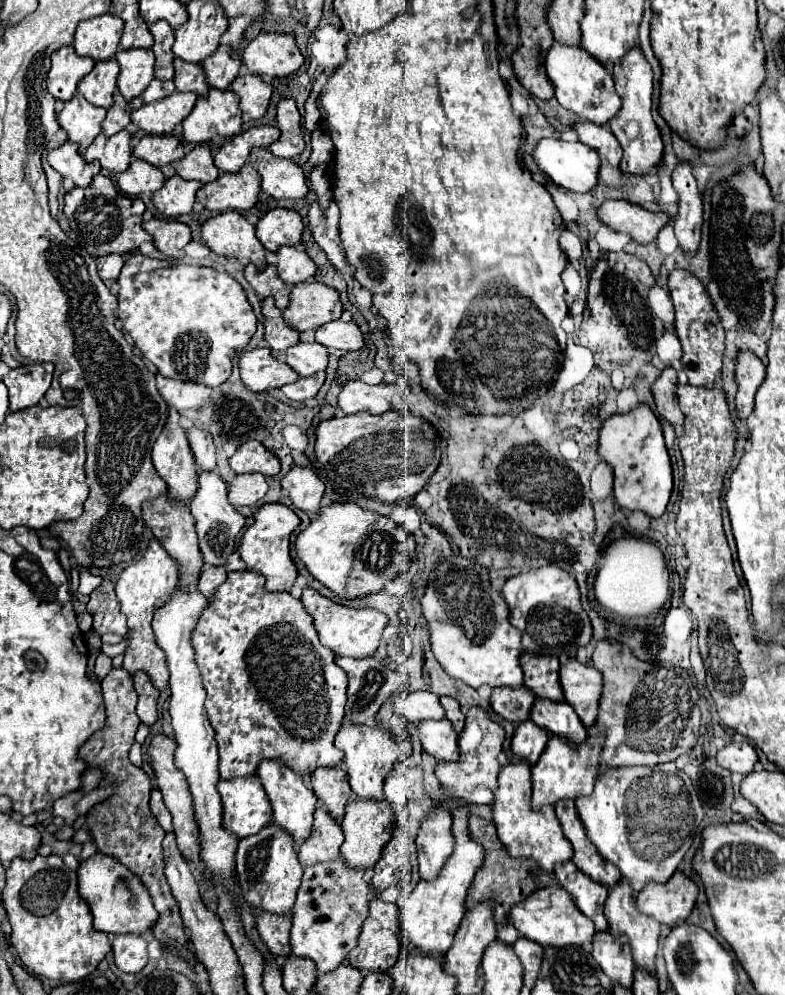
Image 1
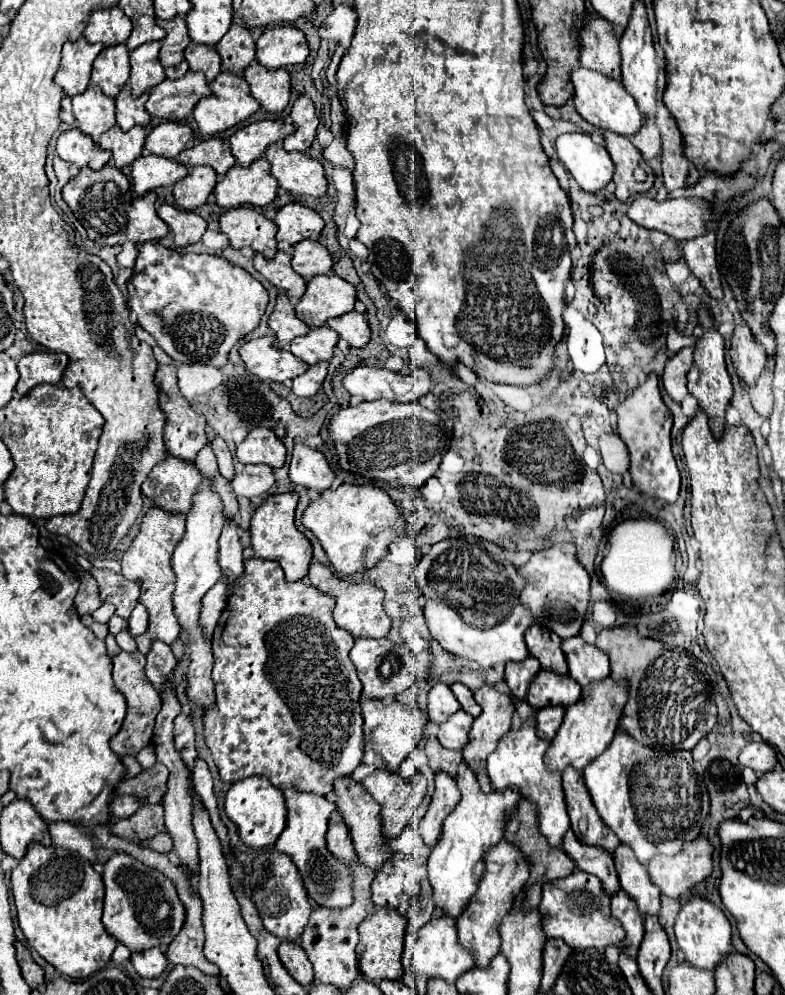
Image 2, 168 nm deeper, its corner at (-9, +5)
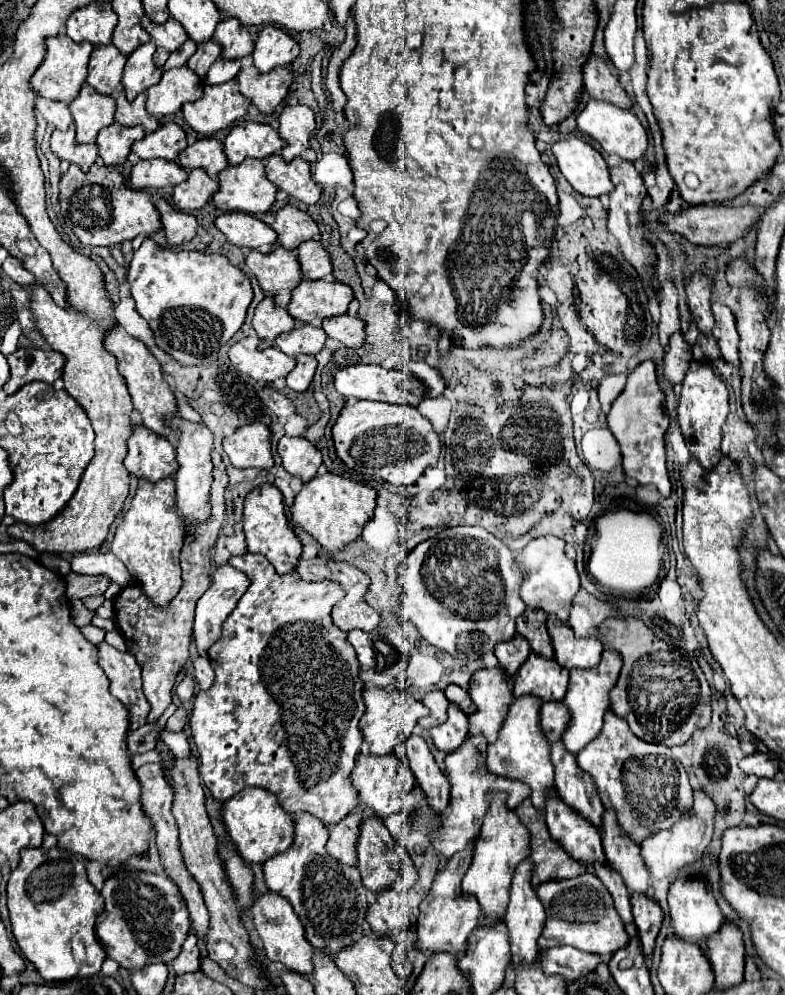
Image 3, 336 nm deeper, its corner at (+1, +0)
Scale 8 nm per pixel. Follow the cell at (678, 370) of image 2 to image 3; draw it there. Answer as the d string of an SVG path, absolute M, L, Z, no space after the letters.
M682 333L670 337L670 349L664 355L664 377L670 385L676 385L684 379L688 365L692 361L692 349L682 339Z

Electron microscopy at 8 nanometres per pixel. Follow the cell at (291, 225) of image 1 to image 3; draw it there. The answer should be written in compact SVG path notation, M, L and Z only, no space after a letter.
M284 205L272 223L272 229L278 233L278 245L294 251L306 239L318 235L318 225L298 207Z

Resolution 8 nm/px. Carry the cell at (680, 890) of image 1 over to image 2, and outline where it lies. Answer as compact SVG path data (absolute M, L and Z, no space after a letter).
M698 836L686 842L676 856L654 856L648 872L664 894L680 898L712 874L712 850L712 844Z

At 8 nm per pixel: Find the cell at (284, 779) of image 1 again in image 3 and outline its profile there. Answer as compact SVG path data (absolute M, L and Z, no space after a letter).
M296 813L294 829L296 835L290 849L264 861L266 885L292 903L306 929L306 939L314 947L336 953L364 935L362 925L368 909L366 889L356 867L344 867L326 851L328 827L322 825L322 821L310 817L310 813Z

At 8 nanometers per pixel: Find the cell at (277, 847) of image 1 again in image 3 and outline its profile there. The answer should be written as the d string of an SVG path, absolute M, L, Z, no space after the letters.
M270 889L262 895L258 895L250 907L252 925L262 939L262 949L266 953L266 959L280 961L286 969L298 971L302 975L308 975L312 971L312 945L306 941L306 935L302 933L302 923L298 921L298 915L294 909L290 909L290 903L284 897L278 897L278 893L270 893Z

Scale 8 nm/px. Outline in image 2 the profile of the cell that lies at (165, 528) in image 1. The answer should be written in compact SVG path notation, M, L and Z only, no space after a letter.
M166 452L166 458L156 464L152 474L144 480L142 492L156 506L186 514L200 480L202 476L196 464Z

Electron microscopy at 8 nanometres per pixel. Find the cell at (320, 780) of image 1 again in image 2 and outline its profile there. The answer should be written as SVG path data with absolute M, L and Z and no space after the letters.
M350 776L346 780L336 780L334 784L334 794L336 794L336 808L344 816L344 822L348 822L350 836L354 840L354 848L358 852L358 860L366 864L372 870L380 870L386 860L392 858L392 848L388 840L382 836L382 826L380 826L380 806L368 792L354 782Z

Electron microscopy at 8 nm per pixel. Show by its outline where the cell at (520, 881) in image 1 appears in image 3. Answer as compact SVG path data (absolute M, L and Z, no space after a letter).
M530 799L520 803L514 813L518 815L522 825L530 825L530 861L534 865L534 873L538 877L538 885L544 881L562 881L562 879L572 879L578 877L580 873L586 871L586 865L580 861L570 859L570 855L552 841L544 817Z

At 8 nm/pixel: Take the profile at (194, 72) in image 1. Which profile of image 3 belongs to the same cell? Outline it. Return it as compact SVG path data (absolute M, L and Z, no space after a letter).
M206 41L206 43L200 43L196 53L190 57L190 61L186 63L186 67L190 67L198 77L204 77L208 67L220 57L220 45L214 43L214 41Z

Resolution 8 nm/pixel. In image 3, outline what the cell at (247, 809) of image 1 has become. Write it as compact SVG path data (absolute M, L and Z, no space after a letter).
M246 787L242 793L236 793L222 805L222 821L224 827L234 841L240 857L248 863L264 863L276 853L282 853L290 847L294 839L294 825L292 825L292 815L286 813L276 797L258 787Z

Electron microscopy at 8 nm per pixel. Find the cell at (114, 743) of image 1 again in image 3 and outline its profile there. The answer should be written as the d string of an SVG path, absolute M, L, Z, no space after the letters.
M108 643L98 645L98 665L110 679L110 693L122 701L130 713L128 733L136 731L146 723L150 703L142 693L142 675L136 657L128 651L120 653Z

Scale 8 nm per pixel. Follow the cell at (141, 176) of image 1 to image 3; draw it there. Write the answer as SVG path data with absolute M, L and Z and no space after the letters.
M148 159L148 161L138 161L132 167L130 173L130 187L132 189L148 189L148 187L168 187L168 185L178 185L186 181L186 171L174 163L174 161L162 161L162 159Z

